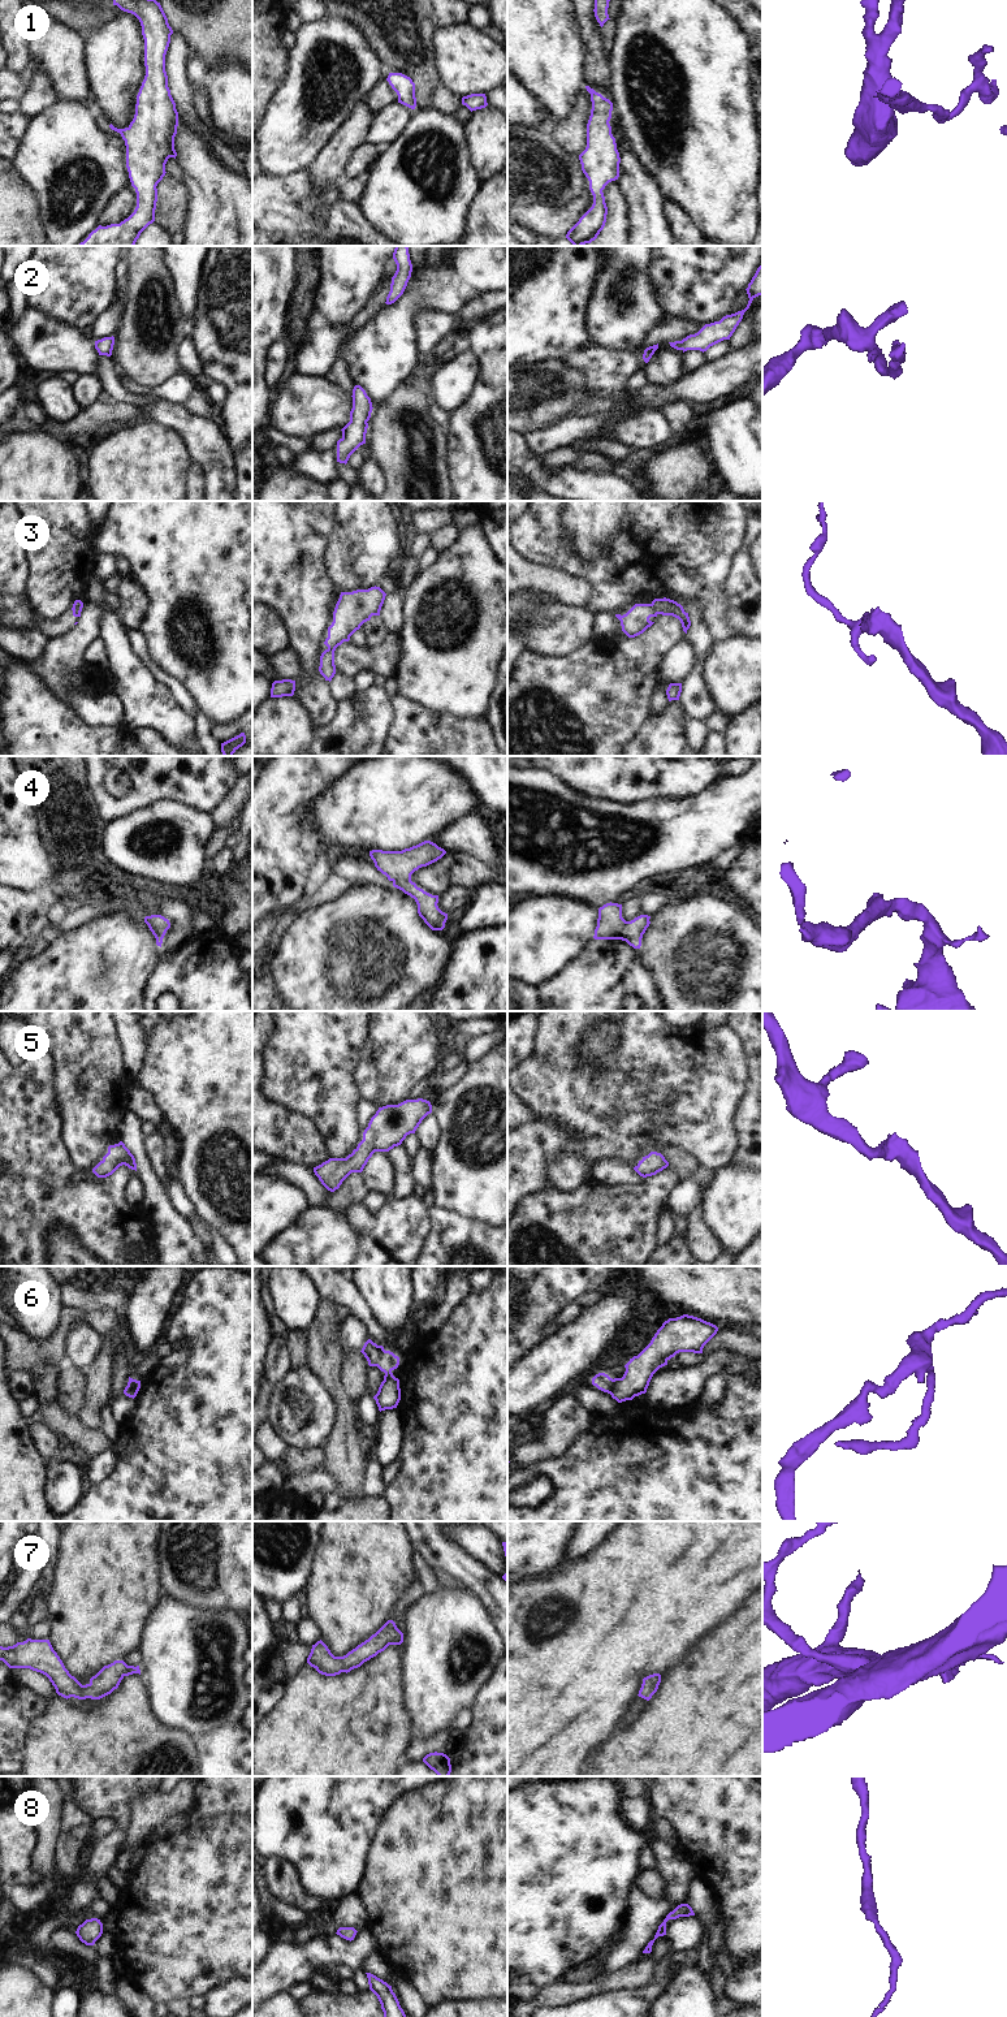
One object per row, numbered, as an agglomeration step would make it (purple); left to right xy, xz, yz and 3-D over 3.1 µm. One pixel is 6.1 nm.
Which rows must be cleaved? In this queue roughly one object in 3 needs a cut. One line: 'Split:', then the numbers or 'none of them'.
Split: 3, 6

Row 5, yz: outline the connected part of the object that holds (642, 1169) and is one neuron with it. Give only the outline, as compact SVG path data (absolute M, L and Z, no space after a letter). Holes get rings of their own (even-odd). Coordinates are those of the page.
M651 1152L643 1157L641 1161L634 1167L634 1170L643 1178L656 1175L669 1166L669 1162L661 1153Z

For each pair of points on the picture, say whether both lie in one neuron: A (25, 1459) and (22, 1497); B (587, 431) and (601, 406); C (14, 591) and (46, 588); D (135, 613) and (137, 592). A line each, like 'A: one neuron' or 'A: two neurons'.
A: one neuron
B: two neurons
C: two neurons
D: one neuron

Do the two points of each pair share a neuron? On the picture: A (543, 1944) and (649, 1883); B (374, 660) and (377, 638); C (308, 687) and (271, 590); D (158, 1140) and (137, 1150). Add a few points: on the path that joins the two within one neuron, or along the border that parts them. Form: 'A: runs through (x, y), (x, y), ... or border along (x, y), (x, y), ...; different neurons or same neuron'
A: border along (640, 1870), (635, 1882); different neurons
B: border along (389, 633), (376, 648), (370, 648); different neurons
C: runs through (310, 663), (307, 626), (295, 614); same neuron
D: border along (143, 1137), (143, 1148), (158, 1175); different neurons

